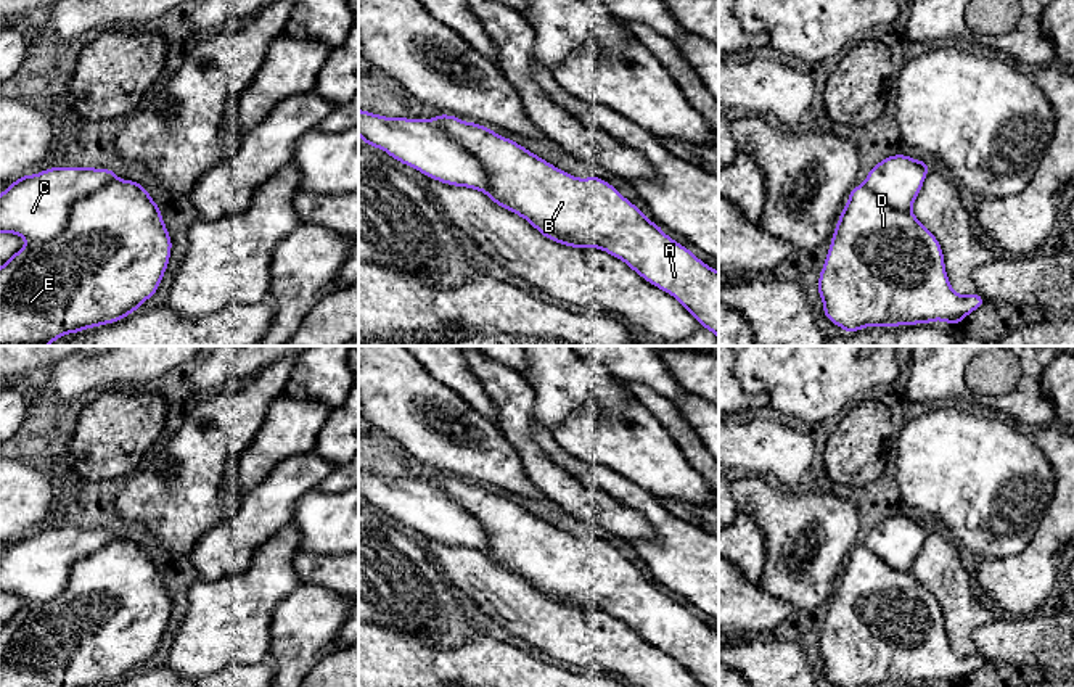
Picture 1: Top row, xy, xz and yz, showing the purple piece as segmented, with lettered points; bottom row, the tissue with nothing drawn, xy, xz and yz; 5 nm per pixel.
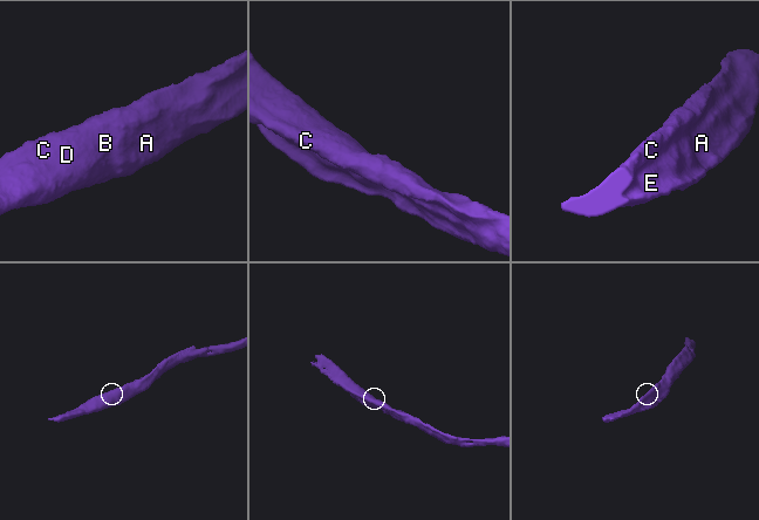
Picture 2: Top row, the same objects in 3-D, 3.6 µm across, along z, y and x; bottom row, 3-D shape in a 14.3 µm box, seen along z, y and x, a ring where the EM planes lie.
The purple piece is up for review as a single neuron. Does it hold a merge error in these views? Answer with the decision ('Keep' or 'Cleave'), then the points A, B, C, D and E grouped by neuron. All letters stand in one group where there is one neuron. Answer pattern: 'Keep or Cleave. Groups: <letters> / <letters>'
Cleave. Groups: A B D E / C

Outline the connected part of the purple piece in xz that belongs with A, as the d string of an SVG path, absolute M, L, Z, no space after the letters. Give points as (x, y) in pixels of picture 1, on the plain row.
M449 475L428 481L479 520L489 537L486 555L495 565L526 579L548 600L571 608L603 610L624 621L648 644L674 656L701 687L719 687L719 632L666 595L611 544L598 536L587 539L569 536L486 486Z

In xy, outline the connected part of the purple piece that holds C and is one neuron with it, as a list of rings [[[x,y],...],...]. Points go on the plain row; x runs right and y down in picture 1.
[[[50,528],[16,539],[0,553],[0,594],[19,595],[27,607],[58,597],[68,586],[74,563],[117,539],[117,533],[96,528]]]

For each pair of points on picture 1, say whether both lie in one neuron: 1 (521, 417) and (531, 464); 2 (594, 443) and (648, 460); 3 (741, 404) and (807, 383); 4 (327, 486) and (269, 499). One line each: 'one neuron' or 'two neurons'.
1: one neuron
2: one neuron
3: two neurons
4: two neurons

